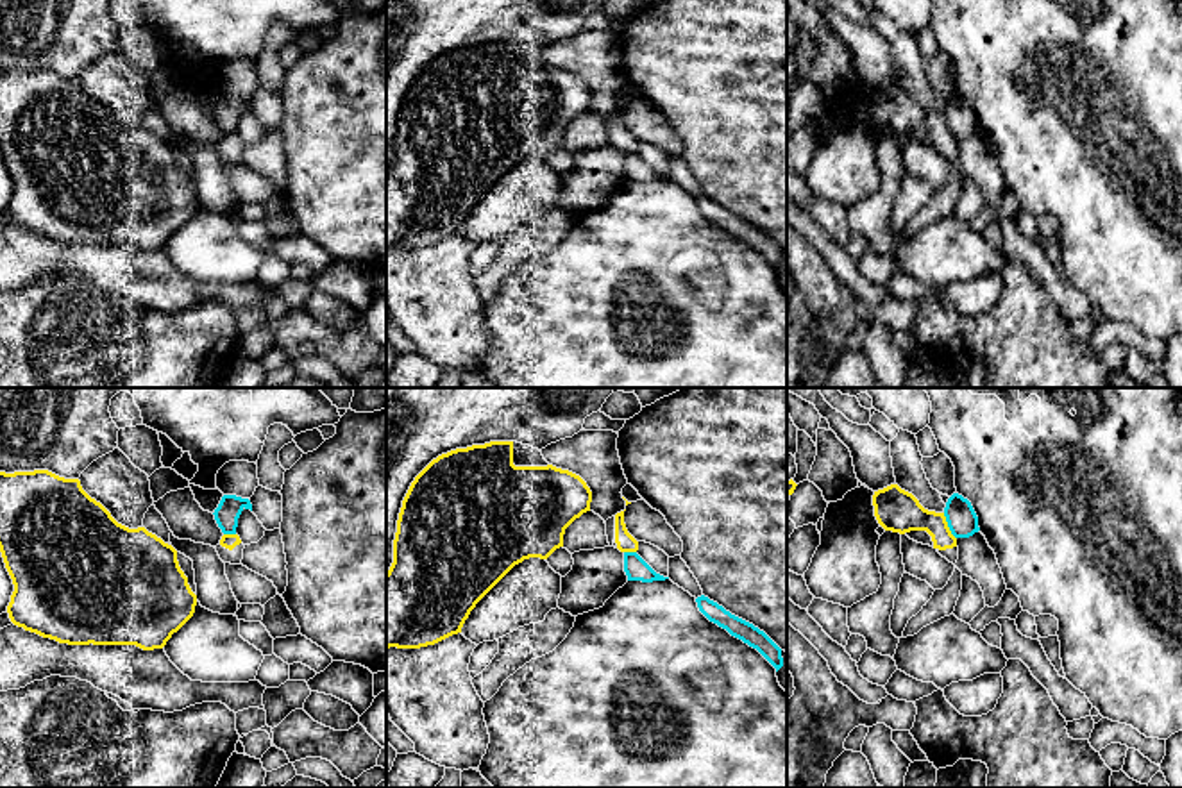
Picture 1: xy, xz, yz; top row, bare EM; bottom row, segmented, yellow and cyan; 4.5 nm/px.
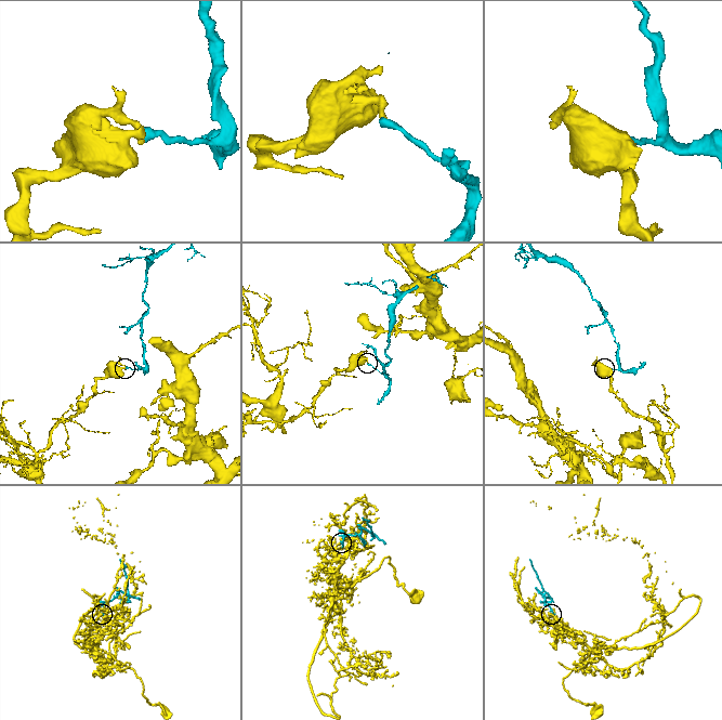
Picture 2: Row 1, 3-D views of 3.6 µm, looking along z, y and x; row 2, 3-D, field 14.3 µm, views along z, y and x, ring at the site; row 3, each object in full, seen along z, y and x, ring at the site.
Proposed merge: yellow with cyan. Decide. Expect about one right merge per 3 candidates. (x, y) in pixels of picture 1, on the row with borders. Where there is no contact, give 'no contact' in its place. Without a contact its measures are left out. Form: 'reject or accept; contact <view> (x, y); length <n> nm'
reject; contact yz (946, 526); length 130 nm

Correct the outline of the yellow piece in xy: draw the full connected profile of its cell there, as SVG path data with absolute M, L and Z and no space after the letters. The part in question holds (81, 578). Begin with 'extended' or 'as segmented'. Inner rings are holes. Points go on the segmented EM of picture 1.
as segmented; M48 470L0 472L0 552L14 591L7 606L14 625L68 645L136 645L163 649L195 613L197 595L179 566L177 550L145 527L129 529L80 486Z

